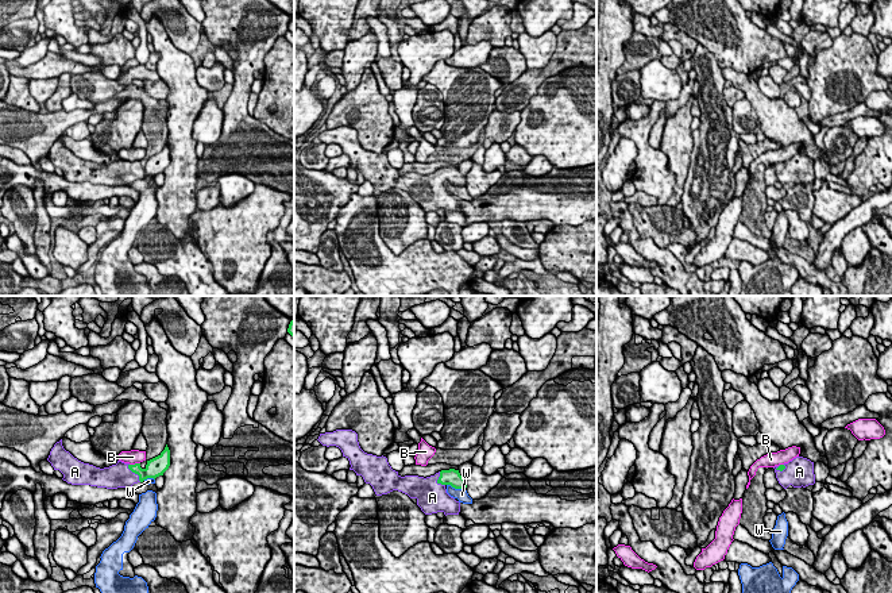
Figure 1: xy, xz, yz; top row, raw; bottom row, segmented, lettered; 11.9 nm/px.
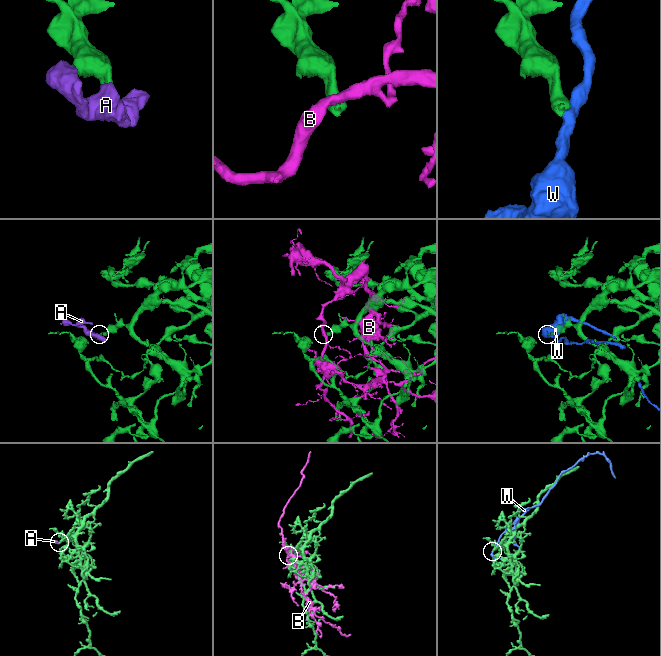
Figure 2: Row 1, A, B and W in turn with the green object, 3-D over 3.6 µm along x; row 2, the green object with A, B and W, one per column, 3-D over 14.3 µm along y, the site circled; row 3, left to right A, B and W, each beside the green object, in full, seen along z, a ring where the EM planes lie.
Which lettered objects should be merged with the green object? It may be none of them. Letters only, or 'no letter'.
A

